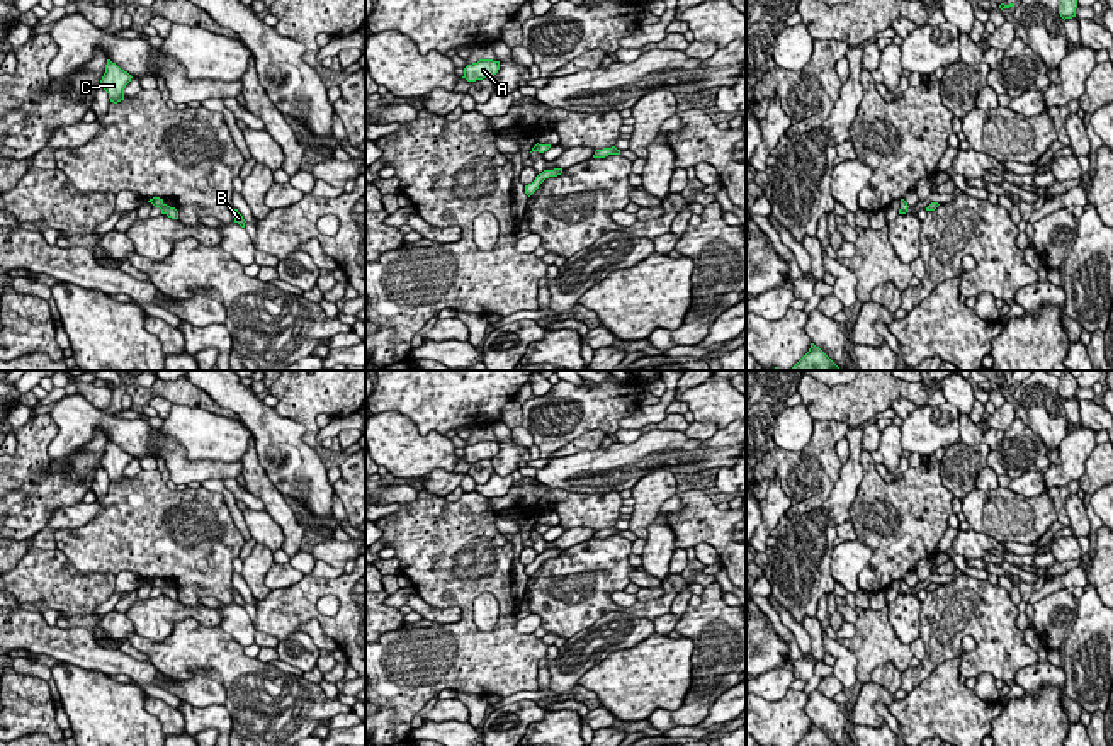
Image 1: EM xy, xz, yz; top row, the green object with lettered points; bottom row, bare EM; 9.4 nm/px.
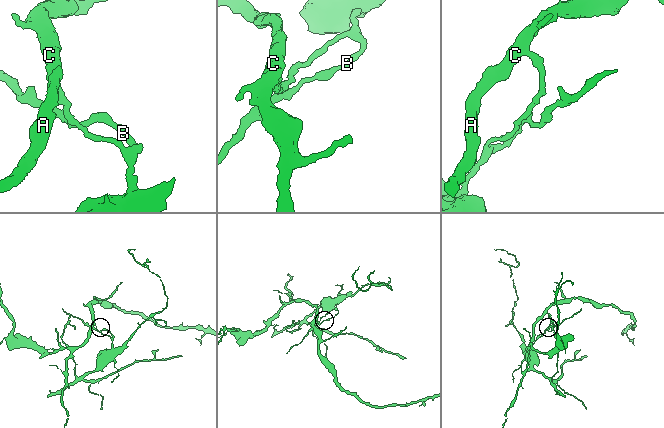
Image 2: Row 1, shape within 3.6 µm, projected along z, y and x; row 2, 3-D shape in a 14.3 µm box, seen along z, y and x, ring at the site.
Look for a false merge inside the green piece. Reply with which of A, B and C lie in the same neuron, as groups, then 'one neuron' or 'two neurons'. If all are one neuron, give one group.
A C / B | two neurons

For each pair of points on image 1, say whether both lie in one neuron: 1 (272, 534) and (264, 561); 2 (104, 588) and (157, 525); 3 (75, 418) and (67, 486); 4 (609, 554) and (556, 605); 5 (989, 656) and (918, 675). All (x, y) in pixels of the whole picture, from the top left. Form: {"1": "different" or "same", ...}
{"1": "different", "2": "different", "3": "different", "4": "same", "5": "same"}

